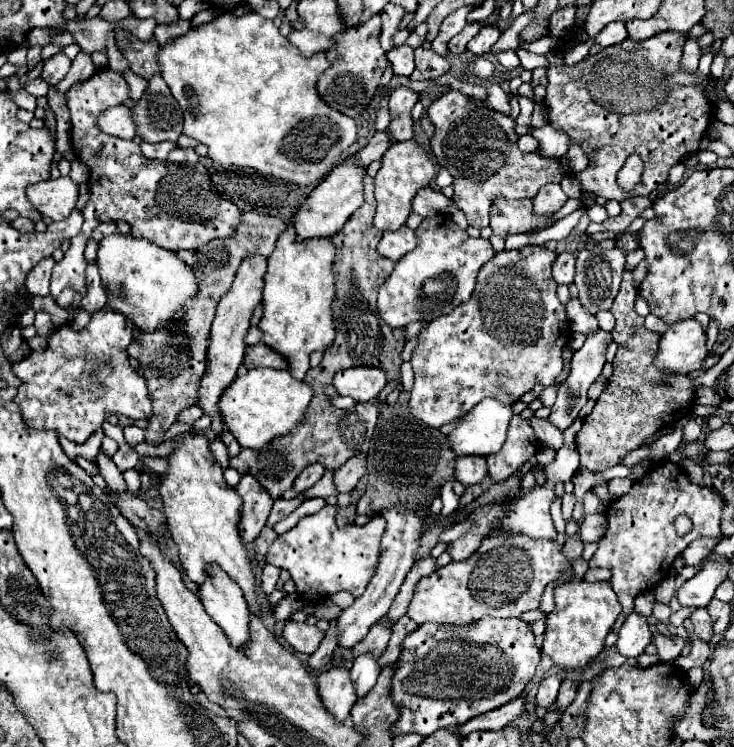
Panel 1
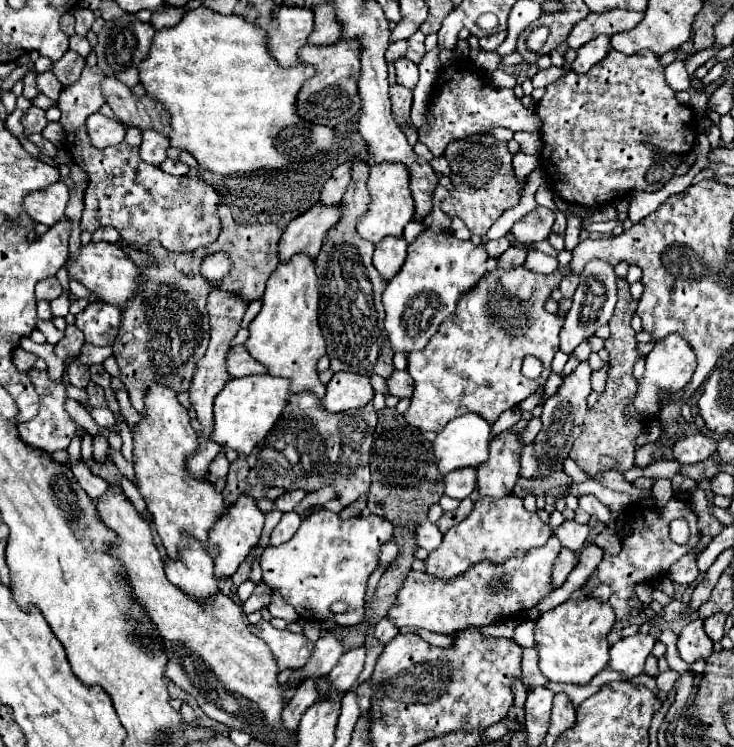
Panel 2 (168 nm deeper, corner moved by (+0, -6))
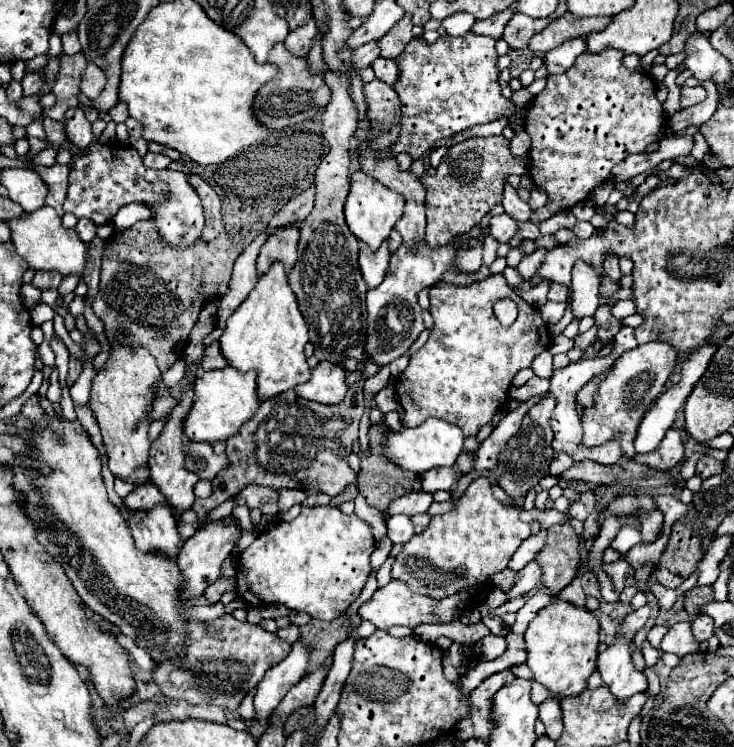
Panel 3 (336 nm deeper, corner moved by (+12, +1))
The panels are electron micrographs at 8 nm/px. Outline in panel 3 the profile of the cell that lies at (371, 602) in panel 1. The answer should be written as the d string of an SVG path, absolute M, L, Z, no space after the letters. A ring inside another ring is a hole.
M296 642L292 646L292 652L272 670L268 670L262 678L262 682L256 688L254 694L254 720L268 720L274 708L280 704L284 694L304 678L304 672L308 668L308 658L310 650L302 642Z

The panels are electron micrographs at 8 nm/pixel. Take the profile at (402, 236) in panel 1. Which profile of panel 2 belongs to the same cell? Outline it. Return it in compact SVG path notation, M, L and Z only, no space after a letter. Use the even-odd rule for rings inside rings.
M384 237L380 243L376 243L374 267L384 279L390 279L396 275L396 271L400 271L406 259L406 247L408 243L404 237Z

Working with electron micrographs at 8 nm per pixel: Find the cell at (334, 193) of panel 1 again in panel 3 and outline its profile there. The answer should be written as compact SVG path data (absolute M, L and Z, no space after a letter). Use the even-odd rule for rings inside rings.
M296 226L276 230L260 250L260 256L256 262L258 276L262 276L274 262L282 262L286 268L286 274L288 274L296 264L296 246L298 246L298 228Z

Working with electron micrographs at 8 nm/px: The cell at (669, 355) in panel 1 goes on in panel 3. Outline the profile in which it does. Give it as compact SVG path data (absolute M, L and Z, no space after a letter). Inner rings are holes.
M664 342L640 344L628 352L624 352L606 378L598 384L598 392L594 396L594 406L582 410L582 442L586 448L602 446L614 438L618 438L624 454L634 456L634 438L640 420L650 410L652 402L664 392L664 384L676 368L676 350Z

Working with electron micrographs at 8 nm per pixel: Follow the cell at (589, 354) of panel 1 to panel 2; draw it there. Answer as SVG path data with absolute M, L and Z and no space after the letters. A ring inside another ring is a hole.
M582 361L570 375L562 377L562 385L558 387L558 391L544 403L544 411L542 411L542 429L536 435L534 441L534 455L538 457L540 465L536 471L536 477L548 477L554 471L562 469L562 463L566 461L574 439L580 435L582 425L584 425L584 417L588 411L586 399L592 393L590 387L590 375L592 375L592 367L588 361Z

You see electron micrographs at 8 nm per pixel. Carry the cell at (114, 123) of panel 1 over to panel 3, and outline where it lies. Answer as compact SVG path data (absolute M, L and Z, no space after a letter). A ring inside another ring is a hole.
M72 108L66 112L64 134L82 150L92 142L92 124L86 120L82 108Z

